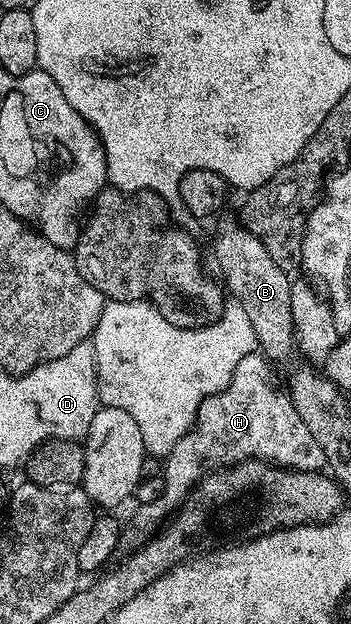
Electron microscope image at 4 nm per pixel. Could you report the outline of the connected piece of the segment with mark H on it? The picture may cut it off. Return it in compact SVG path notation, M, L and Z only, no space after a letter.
M254 351L247 352L244 360L240 361L234 370L232 381L220 394L210 395L202 400L194 427L165 456L163 466L164 493L152 503L137 506L138 512L131 517L130 524L127 522L122 528L122 536L118 542L119 552L133 553L137 551L182 507L199 480L213 471L221 471L248 459L269 462L276 467L298 472L319 472L325 468L326 458L323 449L320 448L307 425L300 418L300 414L293 407L291 396L284 391L282 393L274 389L269 384L267 358L259 352L256 353Z

